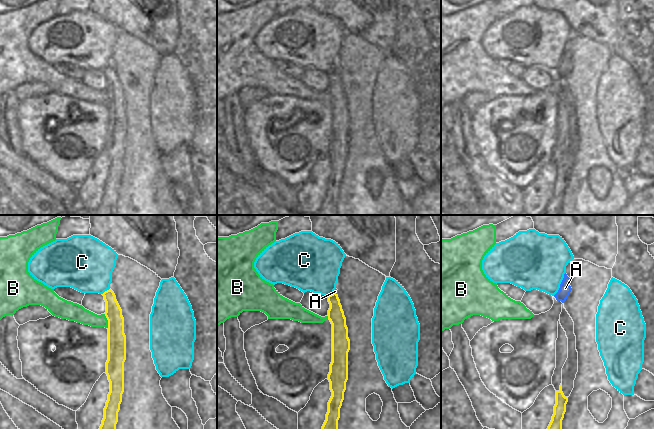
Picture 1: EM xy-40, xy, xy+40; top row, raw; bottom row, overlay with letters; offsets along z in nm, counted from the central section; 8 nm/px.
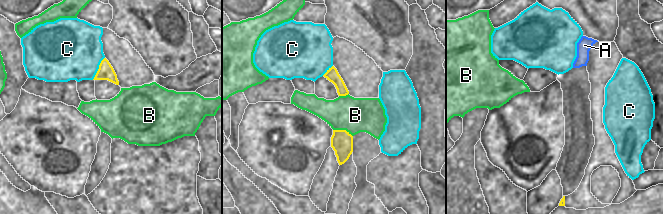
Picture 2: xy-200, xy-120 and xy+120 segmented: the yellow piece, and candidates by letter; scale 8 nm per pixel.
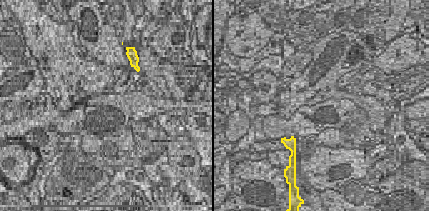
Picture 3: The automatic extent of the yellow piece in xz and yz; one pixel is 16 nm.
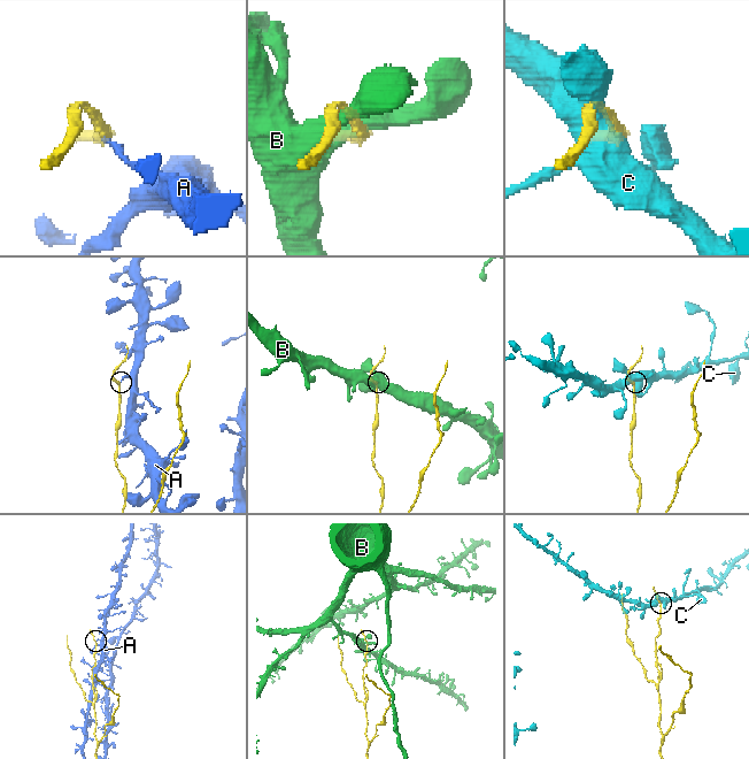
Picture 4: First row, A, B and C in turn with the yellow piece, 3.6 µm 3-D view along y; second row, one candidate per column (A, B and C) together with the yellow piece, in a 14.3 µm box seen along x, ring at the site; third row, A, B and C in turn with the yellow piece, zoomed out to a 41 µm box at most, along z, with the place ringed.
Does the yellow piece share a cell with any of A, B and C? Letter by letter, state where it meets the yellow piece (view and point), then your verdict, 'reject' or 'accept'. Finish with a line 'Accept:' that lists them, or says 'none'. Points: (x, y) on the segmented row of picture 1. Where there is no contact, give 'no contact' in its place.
A: meets yellow in xy at (335, 293); reject
B: meets yellow in xy-40 at (108, 321); reject
C: meets yellow in xy-40 at (105, 291); reject
Accept: none

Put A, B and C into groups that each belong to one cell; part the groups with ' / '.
A / B / C

